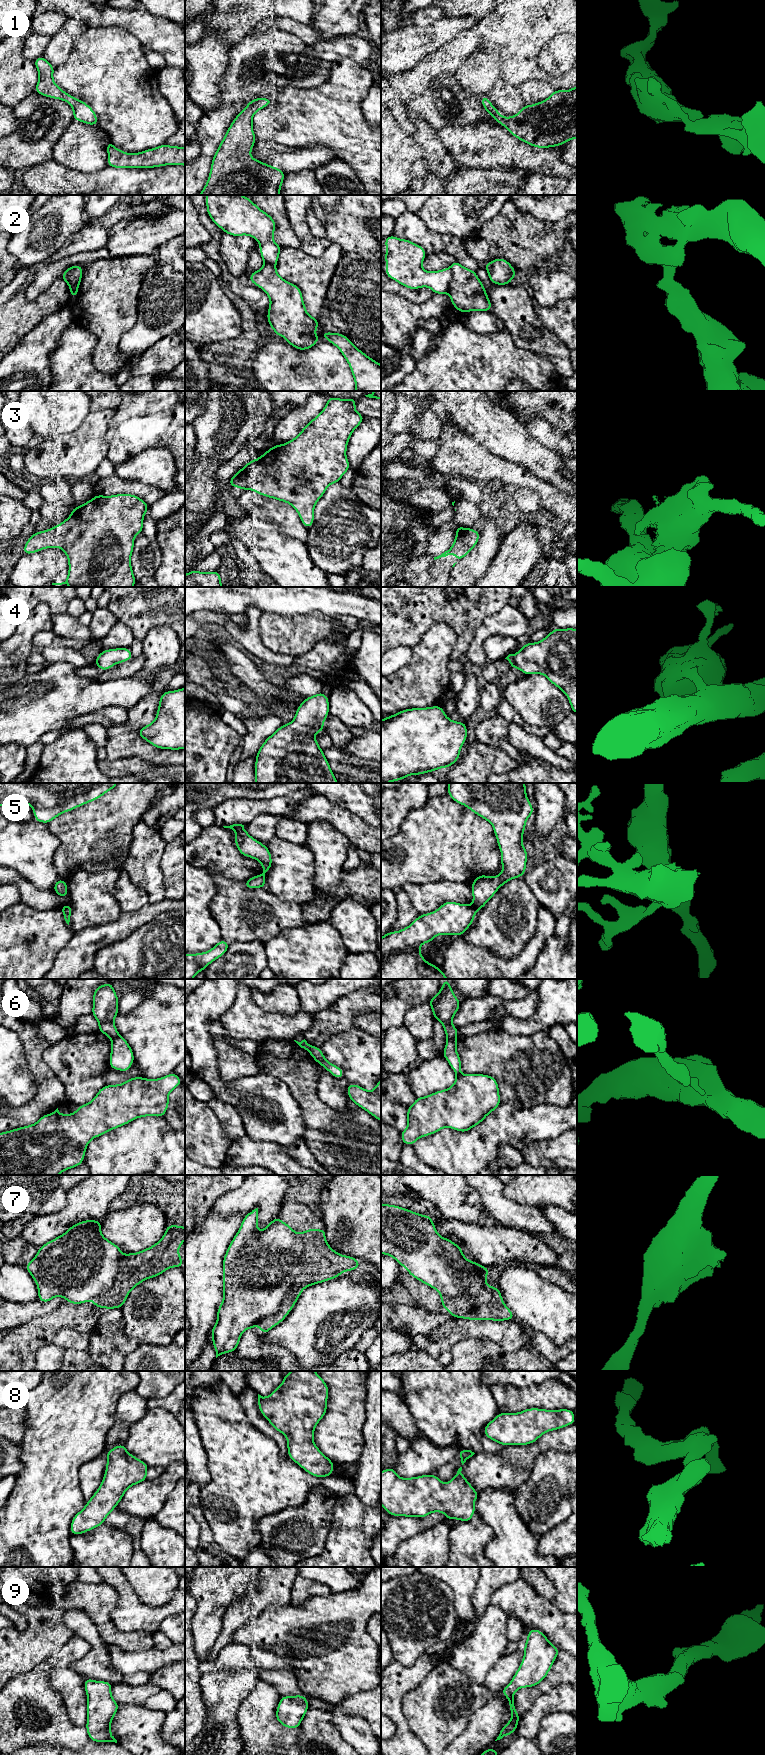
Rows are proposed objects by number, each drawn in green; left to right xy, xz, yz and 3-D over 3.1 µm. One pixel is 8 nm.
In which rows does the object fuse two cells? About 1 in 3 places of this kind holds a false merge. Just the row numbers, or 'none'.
2, 3, 5, 6

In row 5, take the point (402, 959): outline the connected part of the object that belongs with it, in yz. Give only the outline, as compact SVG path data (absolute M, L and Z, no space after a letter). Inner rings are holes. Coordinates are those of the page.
M447 901L437 910L419 915L408 927L387 932L381 938L381 979L449 979L439 967L422 957L420 946L423 943L432 943L437 935L463 935L473 923L477 911L473 904Z

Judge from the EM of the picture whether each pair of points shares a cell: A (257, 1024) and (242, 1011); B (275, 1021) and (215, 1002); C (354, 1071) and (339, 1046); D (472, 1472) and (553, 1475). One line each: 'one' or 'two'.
A: one
B: two
C: one
D: two

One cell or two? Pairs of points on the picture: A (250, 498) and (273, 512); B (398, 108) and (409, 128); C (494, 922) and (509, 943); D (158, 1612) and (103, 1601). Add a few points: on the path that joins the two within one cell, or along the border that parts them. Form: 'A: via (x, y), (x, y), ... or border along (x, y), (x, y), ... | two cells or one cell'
A: via (256, 503), (262, 503), (267, 508) | one cell
B: via (399, 113), (406, 123) | one cell
C: via (499, 927), (505, 933), (506, 938) | one cell
D: border along (106, 1583), (118, 1596), (111, 1612), (117, 1628) | two cells

